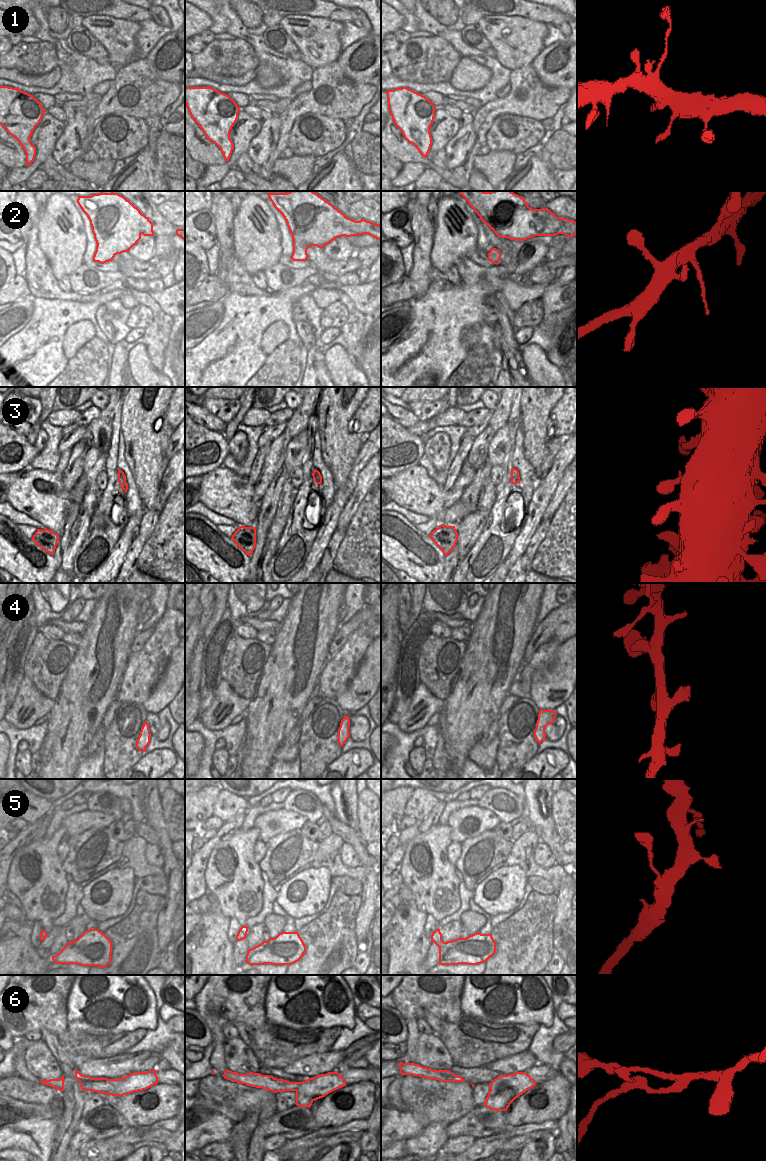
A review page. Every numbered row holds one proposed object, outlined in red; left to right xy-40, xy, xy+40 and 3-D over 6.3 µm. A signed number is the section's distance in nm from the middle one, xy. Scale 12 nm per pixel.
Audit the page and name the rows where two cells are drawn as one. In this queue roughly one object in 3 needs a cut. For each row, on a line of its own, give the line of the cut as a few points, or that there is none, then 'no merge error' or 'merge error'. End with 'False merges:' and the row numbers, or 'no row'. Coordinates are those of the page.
1: no cut; no merge error
2: no cut; no merge error
3: no cut; no merge error
4: no cut; no merge error
5: no cut; no merge error
6: cut in xy along (276, 1078), (272, 1080), (271, 1091); merge error
False merges: 6

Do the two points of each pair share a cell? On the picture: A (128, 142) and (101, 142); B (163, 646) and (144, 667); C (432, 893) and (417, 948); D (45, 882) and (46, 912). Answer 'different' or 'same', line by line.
A: same
B: same
C: different
D: same

